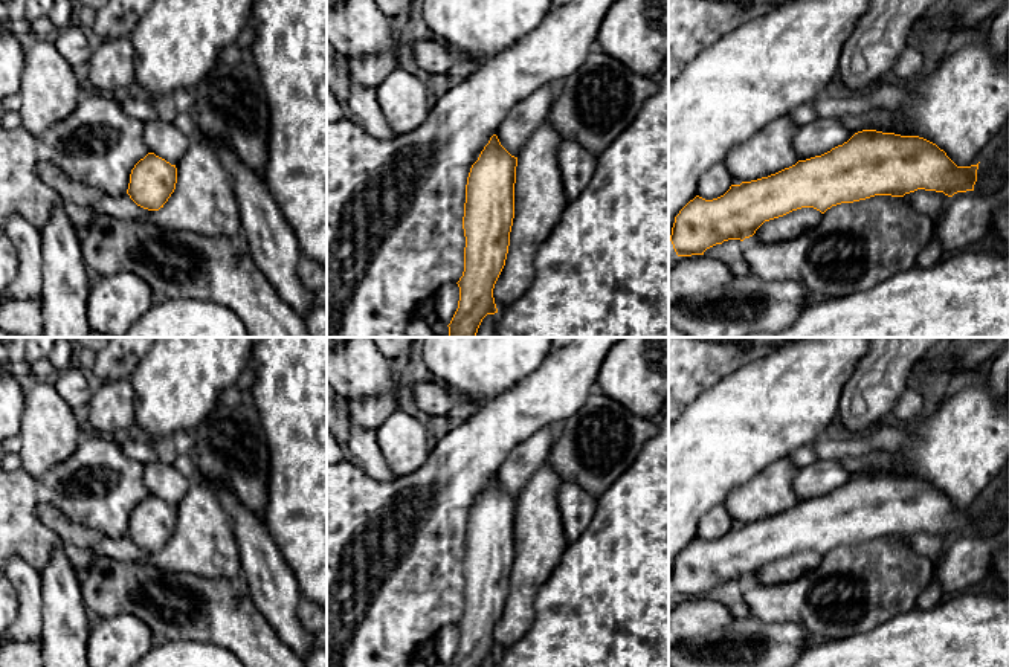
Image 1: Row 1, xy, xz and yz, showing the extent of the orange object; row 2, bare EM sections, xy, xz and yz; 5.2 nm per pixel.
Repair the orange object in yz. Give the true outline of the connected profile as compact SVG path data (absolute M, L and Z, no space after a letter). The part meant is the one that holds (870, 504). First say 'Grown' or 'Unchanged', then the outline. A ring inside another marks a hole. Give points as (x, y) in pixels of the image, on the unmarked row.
Unchanged. M862 472L821 498L798 502L768 519L731 527L717 540L705 542L696 537L675 559L670 583L678 598L704 597L707 591L724 583L743 583L753 578L765 563L801 549L814 549L824 556L841 545L875 537L904 539L917 531L953 539L957 534L974 533L977 511L978 505L957 508L943 491L924 479Z

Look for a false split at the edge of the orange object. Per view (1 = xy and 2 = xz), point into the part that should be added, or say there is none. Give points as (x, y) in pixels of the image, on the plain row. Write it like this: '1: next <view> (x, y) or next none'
1: next none
2: next none

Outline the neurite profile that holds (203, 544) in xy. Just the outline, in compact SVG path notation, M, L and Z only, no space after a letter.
M195 476L176 510L176 531L159 553L137 548L128 536L107 537L49 504L38 505L35 516L61 539L92 551L96 557L147 562L163 571L206 578L243 575L232 519L208 484Z

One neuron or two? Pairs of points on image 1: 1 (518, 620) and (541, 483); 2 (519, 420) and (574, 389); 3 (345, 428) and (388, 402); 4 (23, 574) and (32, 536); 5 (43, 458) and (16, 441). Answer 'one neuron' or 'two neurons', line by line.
1: one neuron
2: one neuron
3: two neurons
4: two neurons
5: two neurons

